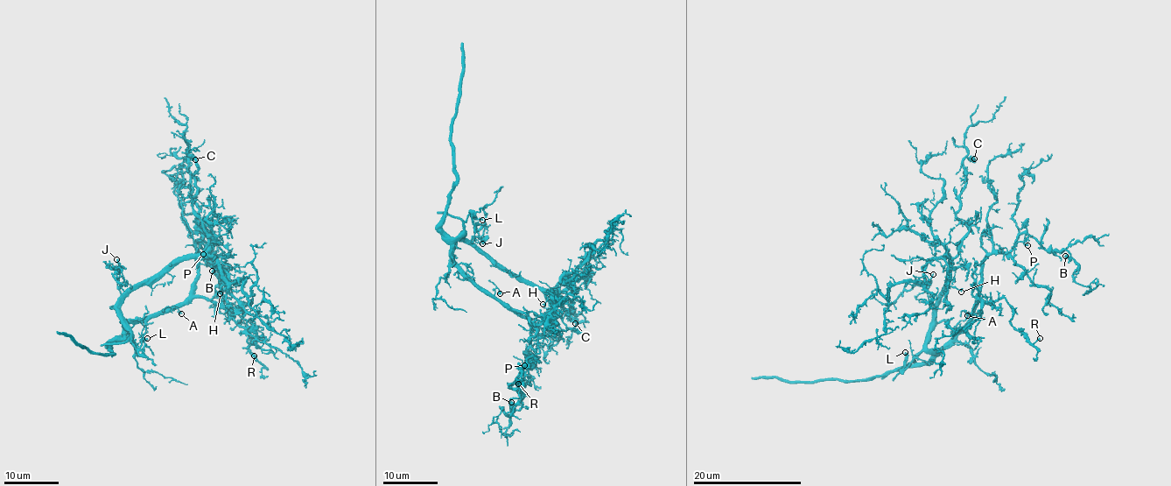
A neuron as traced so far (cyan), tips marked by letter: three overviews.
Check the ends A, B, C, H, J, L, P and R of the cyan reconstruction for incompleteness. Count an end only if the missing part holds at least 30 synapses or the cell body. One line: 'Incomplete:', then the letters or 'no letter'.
Incomplete: no letter

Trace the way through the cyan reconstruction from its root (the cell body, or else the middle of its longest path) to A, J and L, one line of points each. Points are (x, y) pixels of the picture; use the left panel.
A: (151, 278), (120, 305), (122, 323), (131, 333), (126, 336), (129, 323), (173, 307), (181, 313)
J: (151, 278), (139, 281), (121, 292), (117, 284), (120, 266), (116, 259)
L: (151, 278), (128, 295), (120, 305), (122, 325), (136, 348), (141, 341), (147, 338)

